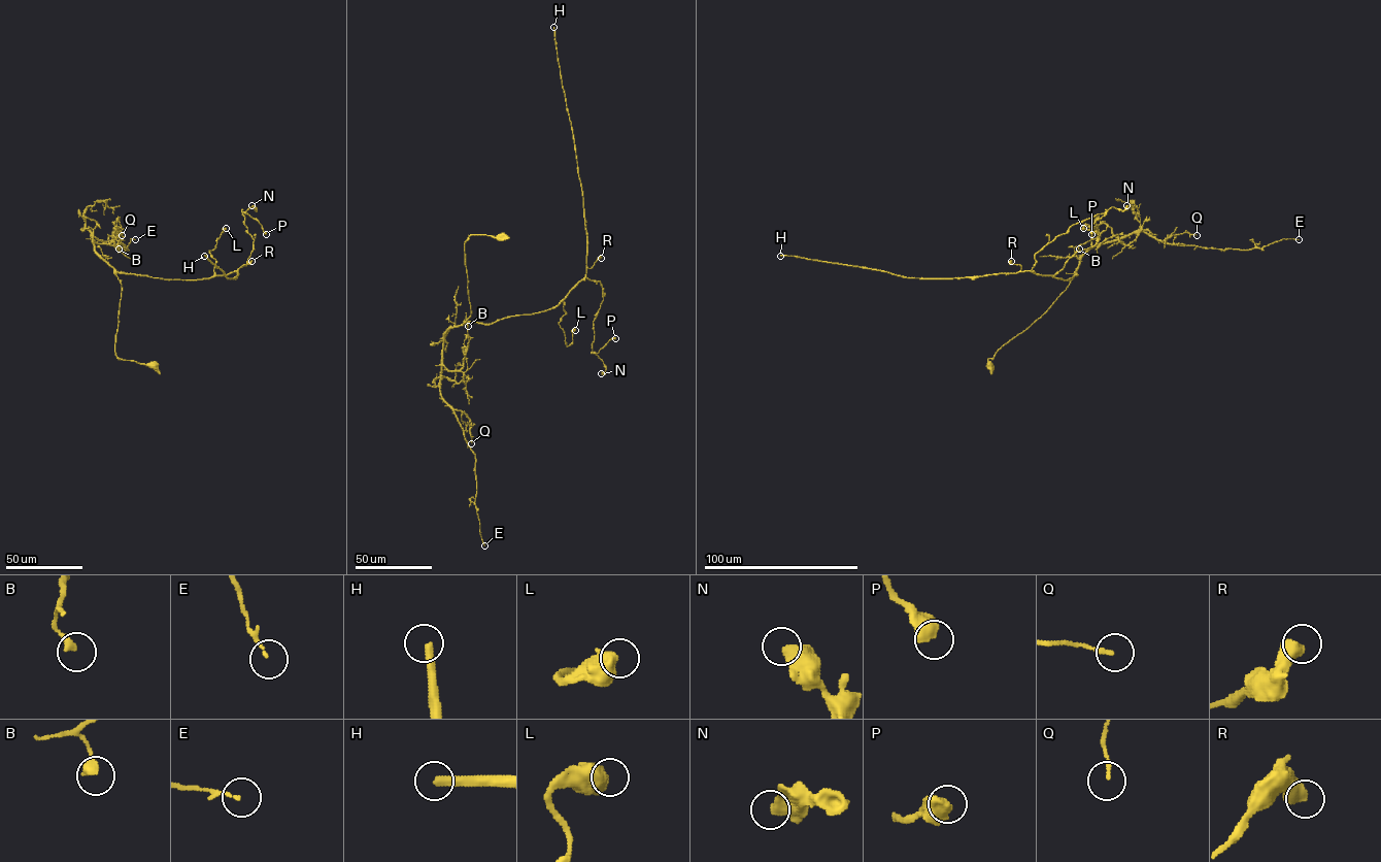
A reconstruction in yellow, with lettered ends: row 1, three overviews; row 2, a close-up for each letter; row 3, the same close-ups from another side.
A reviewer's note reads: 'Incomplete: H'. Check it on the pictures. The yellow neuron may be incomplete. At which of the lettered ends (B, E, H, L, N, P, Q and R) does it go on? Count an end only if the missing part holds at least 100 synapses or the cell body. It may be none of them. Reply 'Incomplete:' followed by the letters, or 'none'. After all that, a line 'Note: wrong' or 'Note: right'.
Incomplete: H
Note: right

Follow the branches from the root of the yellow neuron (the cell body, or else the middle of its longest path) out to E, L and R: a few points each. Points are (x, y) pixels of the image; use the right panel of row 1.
E: (988, 364), (1046, 311), (1076, 273), (1079, 259), (1093, 246), (1141, 231), (1169, 243), (1222, 250), (1299, 239)
L: (988, 364), (1077, 274), (1054, 276), (1099, 239), (1083, 228)
R: (988, 364), (998, 350), (1046, 311), (1076, 270), (1077, 274), (1065, 279), (1021, 271), (1021, 266), (1011, 261)

